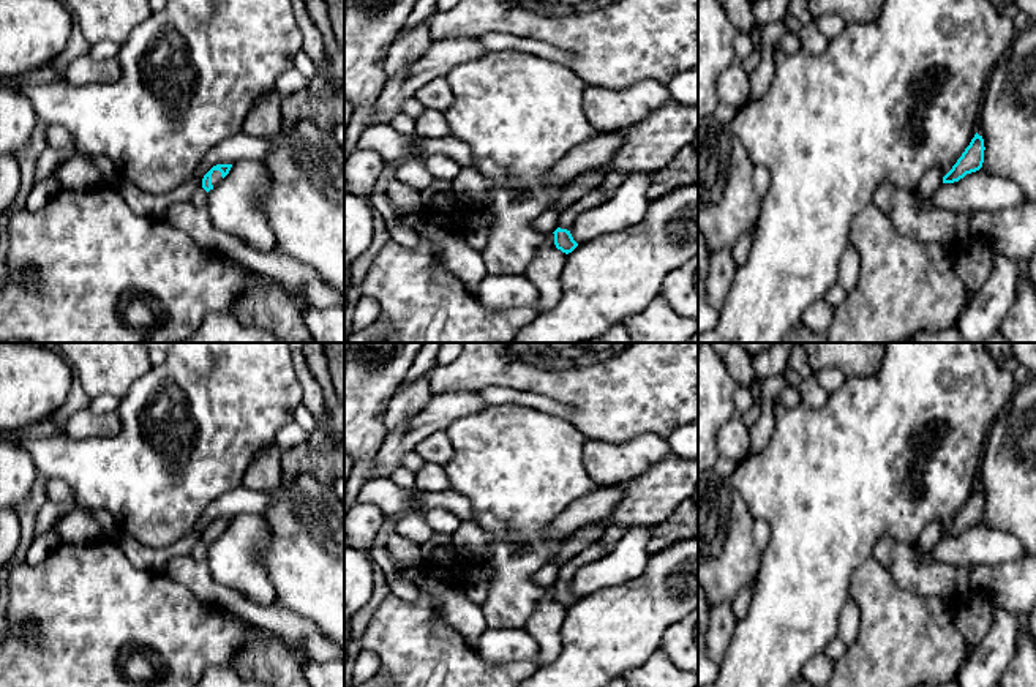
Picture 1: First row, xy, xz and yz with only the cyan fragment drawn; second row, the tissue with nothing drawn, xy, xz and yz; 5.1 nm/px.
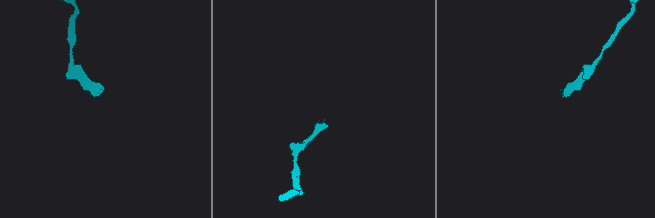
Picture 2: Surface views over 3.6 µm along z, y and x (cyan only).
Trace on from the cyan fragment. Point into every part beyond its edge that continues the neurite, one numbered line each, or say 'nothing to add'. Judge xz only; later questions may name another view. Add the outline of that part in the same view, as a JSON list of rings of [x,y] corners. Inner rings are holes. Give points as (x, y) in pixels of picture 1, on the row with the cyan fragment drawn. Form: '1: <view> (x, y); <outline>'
1: xz (597, 196); [[[602,188],[591,190],[584,197],[559,215],[557,227],[570,231],[578,215],[605,204],[611,194],[613,193],[603,191]]]

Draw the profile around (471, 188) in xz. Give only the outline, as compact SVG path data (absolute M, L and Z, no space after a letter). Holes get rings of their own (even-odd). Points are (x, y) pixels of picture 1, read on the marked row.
M461 167L452 185L460 205L485 208L491 201L491 180L474 167Z

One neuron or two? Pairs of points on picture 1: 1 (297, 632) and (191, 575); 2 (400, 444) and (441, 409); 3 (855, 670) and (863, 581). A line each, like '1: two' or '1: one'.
1: one
2: one
3: one

